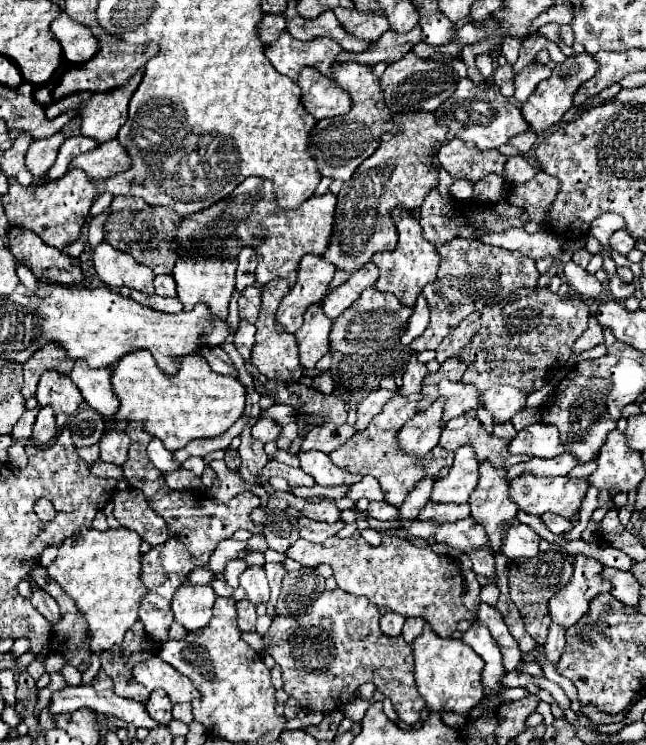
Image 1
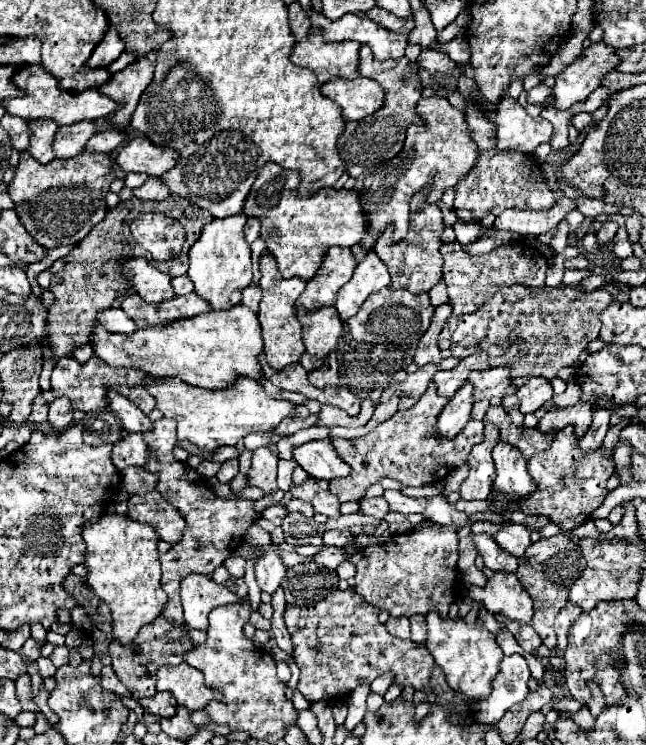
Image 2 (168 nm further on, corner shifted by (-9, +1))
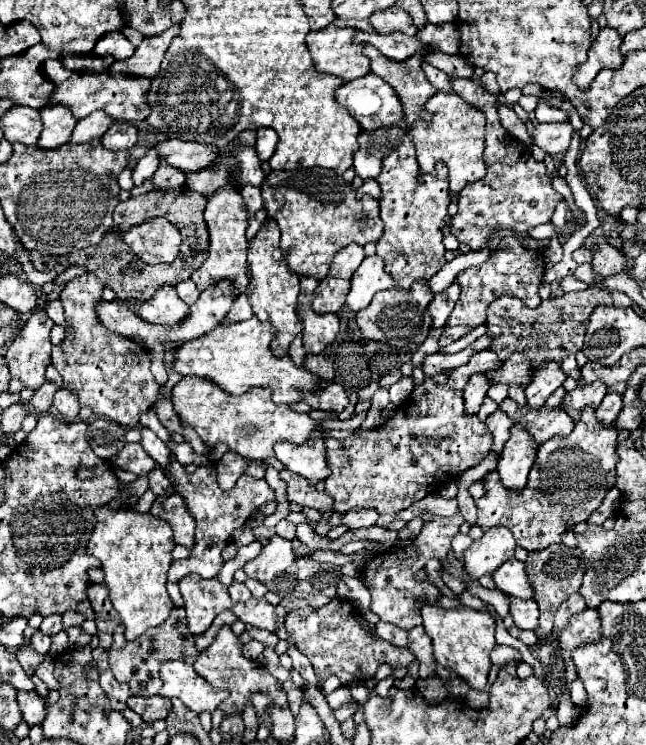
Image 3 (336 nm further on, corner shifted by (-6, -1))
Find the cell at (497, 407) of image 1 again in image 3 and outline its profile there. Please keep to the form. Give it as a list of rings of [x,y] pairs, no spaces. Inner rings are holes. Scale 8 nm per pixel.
[[[543,362],[543,366],[539,366],[535,370],[533,380],[525,388],[527,406],[529,408],[541,408],[545,404],[545,400],[565,382],[565,378],[567,376],[565,376],[561,364],[557,364],[557,362]]]

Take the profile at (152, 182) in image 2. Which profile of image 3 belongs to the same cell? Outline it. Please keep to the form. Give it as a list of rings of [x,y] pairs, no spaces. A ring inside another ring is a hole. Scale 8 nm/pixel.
[[[167,162],[159,164],[159,170],[153,176],[155,188],[167,190],[167,188],[181,188],[185,184],[185,172],[175,170],[175,166],[167,166]]]

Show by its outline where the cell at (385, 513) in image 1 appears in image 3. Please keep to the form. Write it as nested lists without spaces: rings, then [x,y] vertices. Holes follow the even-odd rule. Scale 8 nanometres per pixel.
[[[357,508],[357,510],[351,510],[351,512],[343,514],[341,524],[347,526],[349,530],[357,530],[357,528],[373,526],[377,522],[377,518],[379,518],[379,514],[371,508]]]

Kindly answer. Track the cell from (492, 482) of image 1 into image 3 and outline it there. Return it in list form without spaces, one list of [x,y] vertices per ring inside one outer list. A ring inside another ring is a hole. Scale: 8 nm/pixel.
[[[515,424],[497,466],[505,488],[523,488],[527,484],[527,474],[535,462],[535,454],[537,444],[531,442],[531,434],[523,424]]]

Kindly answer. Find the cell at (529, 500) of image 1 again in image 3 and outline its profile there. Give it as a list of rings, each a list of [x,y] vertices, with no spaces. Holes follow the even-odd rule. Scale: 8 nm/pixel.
[[[583,408],[583,418],[575,424],[569,436],[551,438],[539,446],[525,488],[501,488],[497,472],[485,474],[485,494],[475,500],[477,526],[483,532],[494,526],[507,527],[513,532],[517,546],[529,552],[561,544],[559,536],[575,524],[585,522],[615,486],[617,462],[617,426],[605,426],[597,420],[595,408]]]

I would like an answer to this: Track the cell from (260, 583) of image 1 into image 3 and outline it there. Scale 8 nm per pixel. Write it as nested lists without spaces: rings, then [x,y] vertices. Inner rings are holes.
[[[275,534],[267,540],[261,554],[243,566],[243,572],[247,574],[247,578],[253,578],[265,584],[277,578],[281,572],[285,572],[293,564],[293,560],[295,560],[295,554],[293,554],[291,542]]]

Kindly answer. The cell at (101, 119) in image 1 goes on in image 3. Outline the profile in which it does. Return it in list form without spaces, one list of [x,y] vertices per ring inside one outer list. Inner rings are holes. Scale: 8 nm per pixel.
[[[171,26],[167,28],[163,34],[151,36],[151,38],[143,38],[143,42],[135,48],[135,54],[129,60],[123,62],[115,62],[111,66],[111,72],[125,72],[125,74],[133,74],[133,76],[145,76],[145,78],[153,78],[159,72],[161,60],[171,44],[171,40],[179,34],[179,26]]]

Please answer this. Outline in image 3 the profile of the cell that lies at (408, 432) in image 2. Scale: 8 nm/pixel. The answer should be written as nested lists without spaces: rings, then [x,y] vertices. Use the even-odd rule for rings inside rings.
[[[443,372],[425,376],[425,380],[411,392],[407,406],[397,408],[393,418],[371,432],[349,436],[345,440],[325,438],[325,458],[331,466],[331,474],[325,480],[325,492],[333,496],[335,512],[345,514],[353,508],[375,508],[379,514],[397,514],[399,510],[409,508],[413,502],[455,480],[461,472],[477,466],[491,452],[491,434],[487,424],[481,422],[477,414],[469,416],[465,412],[463,392],[451,390],[447,378],[449,376]]]

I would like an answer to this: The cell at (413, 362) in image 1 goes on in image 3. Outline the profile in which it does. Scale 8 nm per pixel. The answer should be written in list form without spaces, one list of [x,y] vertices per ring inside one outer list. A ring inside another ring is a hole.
[[[453,282],[449,288],[445,288],[443,292],[437,292],[435,296],[433,296],[433,300],[431,300],[431,304],[427,306],[427,310],[431,312],[431,316],[433,316],[433,328],[441,328],[441,326],[445,326],[447,324],[447,318],[449,318],[449,314],[453,312],[453,308],[455,308],[455,302],[457,302],[457,298],[459,298],[459,284],[457,282]]]

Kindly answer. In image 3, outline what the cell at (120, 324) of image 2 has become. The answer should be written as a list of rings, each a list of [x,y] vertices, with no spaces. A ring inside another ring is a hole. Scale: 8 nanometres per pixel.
[[[83,274],[73,278],[65,290],[61,292],[61,302],[65,308],[65,320],[67,326],[73,332],[65,332],[65,340],[59,348],[53,348],[53,366],[61,372],[63,376],[63,388],[73,390],[79,398],[81,406],[89,406],[93,412],[99,412],[99,416],[107,416],[109,420],[121,424],[121,426],[137,426],[139,424],[139,414],[149,410],[159,396],[159,386],[149,370],[149,352],[145,346],[139,346],[139,342],[131,340],[131,338],[123,338],[119,334],[109,332],[107,328],[103,328],[97,322],[95,316],[95,302],[97,296],[103,294],[103,282],[99,282],[99,278],[95,278],[95,274]]]

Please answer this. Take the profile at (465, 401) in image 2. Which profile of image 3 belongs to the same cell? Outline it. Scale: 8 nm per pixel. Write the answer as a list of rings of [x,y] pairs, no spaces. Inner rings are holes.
[[[475,374],[471,376],[471,380],[467,382],[465,390],[463,390],[463,398],[465,398],[465,412],[467,414],[477,414],[483,398],[487,396],[489,390],[489,382],[487,382],[487,374]]]

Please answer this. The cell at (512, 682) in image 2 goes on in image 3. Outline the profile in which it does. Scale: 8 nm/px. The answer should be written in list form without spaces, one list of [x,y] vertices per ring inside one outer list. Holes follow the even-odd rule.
[[[496,645],[490,654],[491,662],[499,668],[503,668],[510,662],[521,663],[522,657],[520,653],[510,647],[505,645]]]

